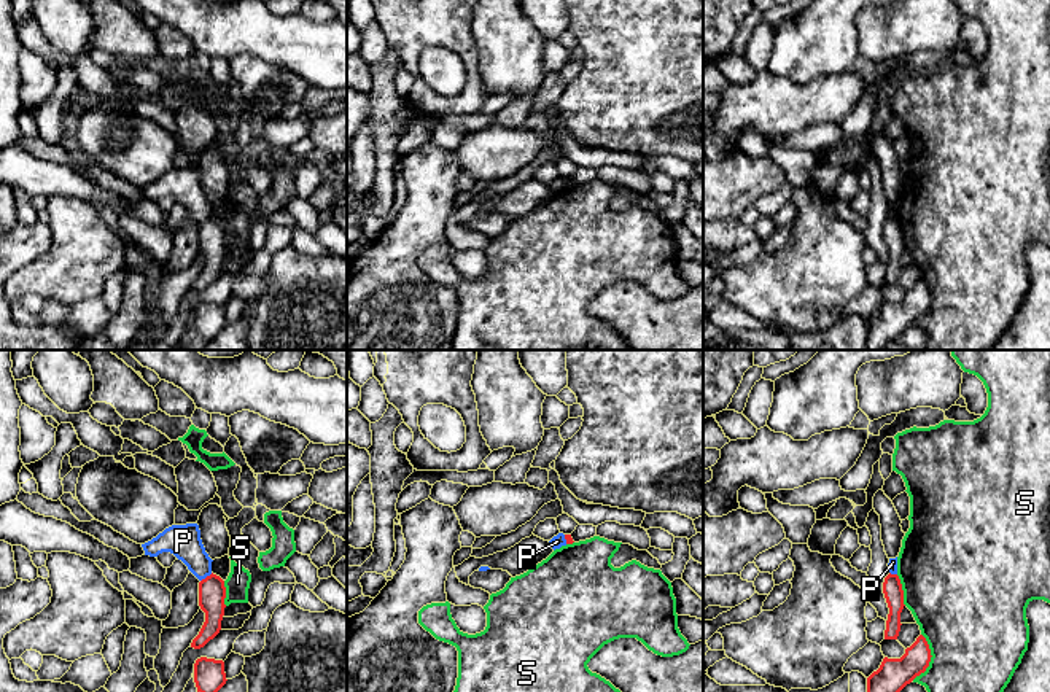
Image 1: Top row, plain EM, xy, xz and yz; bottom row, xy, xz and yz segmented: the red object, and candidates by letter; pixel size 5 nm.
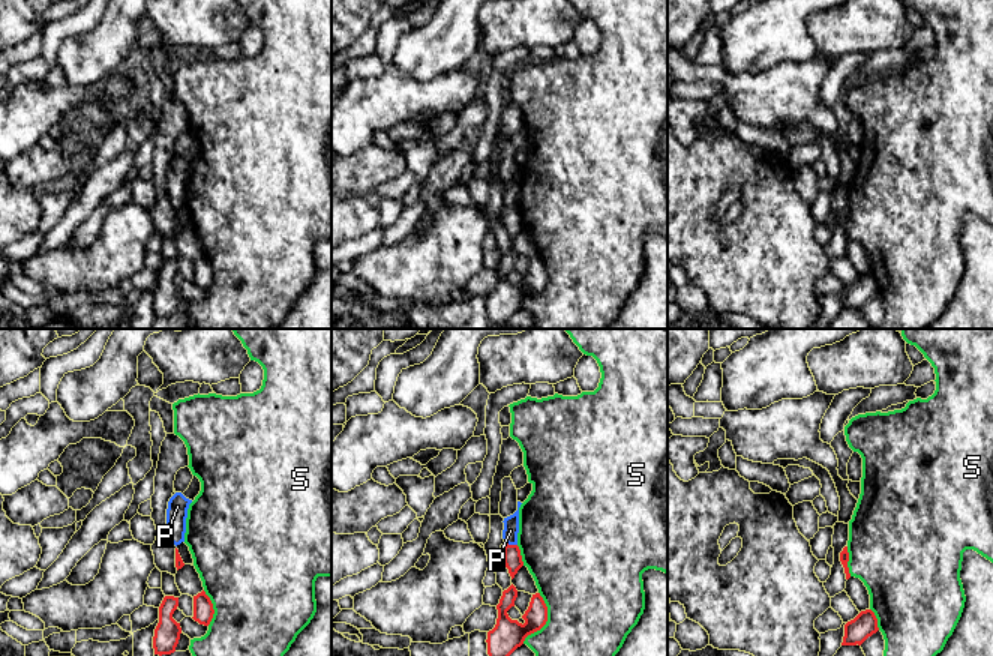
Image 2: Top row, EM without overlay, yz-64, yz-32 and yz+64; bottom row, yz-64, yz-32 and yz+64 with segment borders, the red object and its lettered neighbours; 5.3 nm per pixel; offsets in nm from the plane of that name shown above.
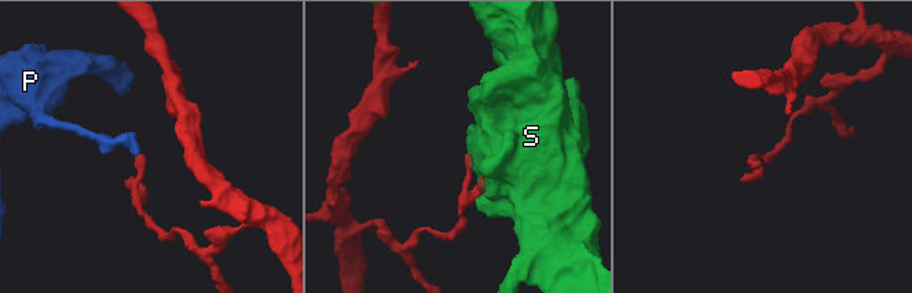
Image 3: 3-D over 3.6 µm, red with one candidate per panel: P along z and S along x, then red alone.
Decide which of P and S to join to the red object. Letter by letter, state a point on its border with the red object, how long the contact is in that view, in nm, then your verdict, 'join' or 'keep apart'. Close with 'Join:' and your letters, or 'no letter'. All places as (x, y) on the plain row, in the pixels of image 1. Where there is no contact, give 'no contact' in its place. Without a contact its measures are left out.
P: xy (207, 220) | 80 nm | keep apart
S: yz (929, 303) | 240 nm | keep apart
Join: no letter

